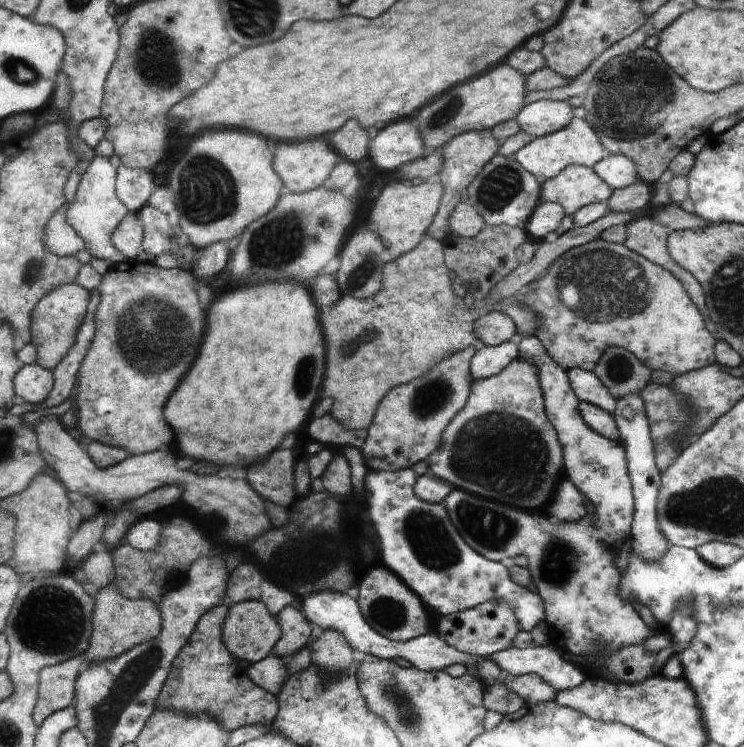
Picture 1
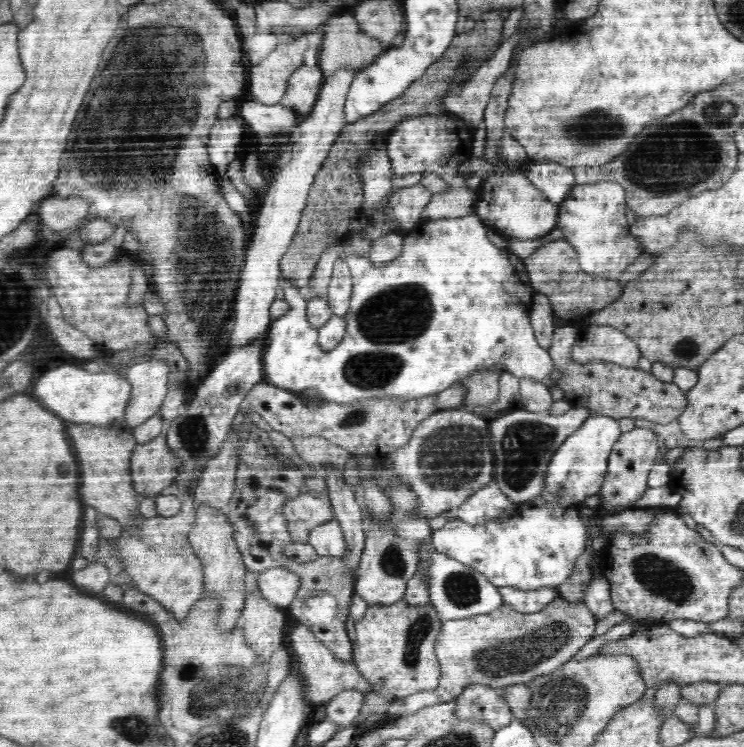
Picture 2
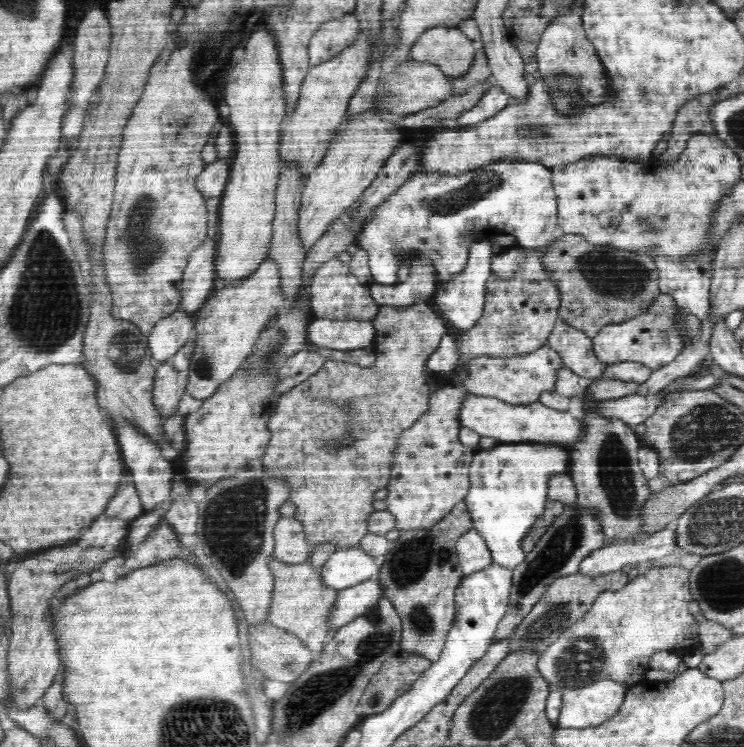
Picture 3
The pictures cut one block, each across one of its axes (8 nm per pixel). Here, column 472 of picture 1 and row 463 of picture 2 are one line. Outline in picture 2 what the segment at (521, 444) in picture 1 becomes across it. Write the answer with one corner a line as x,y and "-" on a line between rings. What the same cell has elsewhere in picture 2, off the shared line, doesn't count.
456,407
454,409
440,409
425,418
415,431
412,432
409,441
393,453
386,455
382,462
386,466
392,465
396,469
397,476
409,484
417,493
421,504
421,514
428,518
436,518
440,514
456,511
462,507
464,500
472,496
483,485
492,484
494,480
494,453
491,448
490,420
484,416
478,416
471,409

